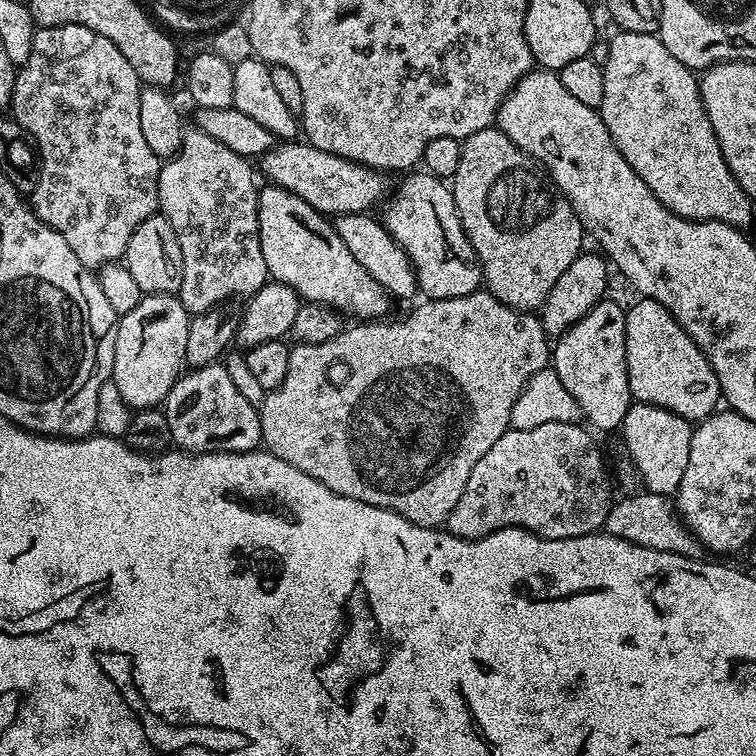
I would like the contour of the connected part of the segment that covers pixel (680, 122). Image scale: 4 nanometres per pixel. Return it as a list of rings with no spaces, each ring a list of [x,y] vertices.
[[[623,30],[615,34],[616,37],[609,39],[610,56],[603,66],[602,106],[598,111],[622,158],[626,158],[634,174],[650,186],[654,198],[658,198],[658,202],[662,202],[662,206],[675,216],[687,220],[717,220],[748,230],[752,224],[754,201],[742,190],[742,186],[738,186],[734,174],[730,174],[730,166],[726,166],[726,158],[722,158],[714,126],[710,126],[710,118],[706,118],[706,110],[702,106],[697,73],[678,62],[678,58],[662,46],[659,35]]]

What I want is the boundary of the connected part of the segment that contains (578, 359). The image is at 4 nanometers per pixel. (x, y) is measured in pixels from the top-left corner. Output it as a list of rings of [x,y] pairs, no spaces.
[[[605,298],[593,306],[589,312],[574,326],[567,328],[555,341],[550,352],[550,367],[562,378],[562,386],[570,390],[574,402],[578,402],[581,417],[593,429],[601,428],[604,432],[612,432],[623,425],[628,408],[634,403],[630,394],[630,378],[626,374],[626,326],[624,325],[625,309],[619,308],[611,298]]]

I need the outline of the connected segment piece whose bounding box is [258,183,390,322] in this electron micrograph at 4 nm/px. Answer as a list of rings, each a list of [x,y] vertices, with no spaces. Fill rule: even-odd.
[[[265,183],[259,193],[258,230],[262,242],[262,258],[266,258],[266,270],[272,280],[290,286],[290,290],[299,294],[301,301],[326,304],[343,313],[345,317],[356,316],[352,318],[360,322],[378,320],[389,315],[388,293],[382,286],[378,286],[378,282],[374,282],[374,278],[370,278],[370,274],[366,274],[366,270],[362,270],[362,265],[351,256],[350,250],[346,250],[346,242],[338,238],[338,230],[329,217],[314,210],[310,202],[302,202],[298,194],[290,194],[290,190],[282,190],[276,184]]]

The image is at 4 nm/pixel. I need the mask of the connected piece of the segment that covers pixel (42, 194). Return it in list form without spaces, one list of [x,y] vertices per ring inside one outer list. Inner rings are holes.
[[[63,24],[62,26],[50,26],[49,28],[37,27],[34,34],[34,46],[30,46],[30,58],[24,64],[19,65],[16,74],[16,85],[10,105],[12,119],[18,121],[30,135],[38,153],[40,165],[40,177],[38,186],[30,194],[30,207],[36,216],[46,226],[58,230],[62,238],[70,245],[70,250],[78,254],[78,258],[85,266],[93,270],[99,270],[113,262],[119,261],[126,250],[126,242],[130,242],[130,234],[146,222],[146,218],[157,215],[160,199],[158,198],[158,178],[160,177],[161,157],[150,150],[146,143],[146,137],[142,135],[142,125],[138,123],[138,102],[140,101],[140,89],[142,81],[140,75],[126,62],[122,50],[110,42],[110,38],[102,38],[102,34],[94,34],[94,30],[86,30],[86,26],[77,24]]]

